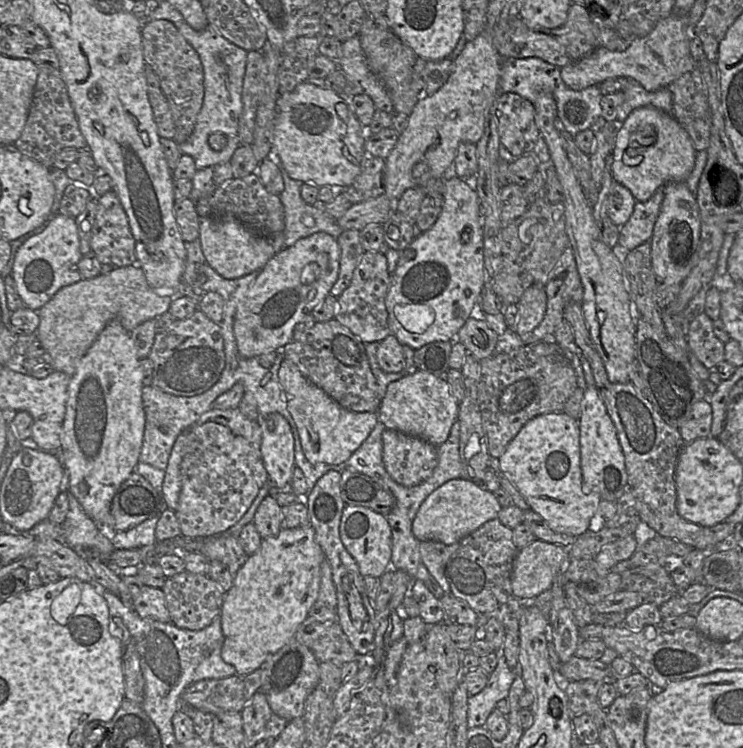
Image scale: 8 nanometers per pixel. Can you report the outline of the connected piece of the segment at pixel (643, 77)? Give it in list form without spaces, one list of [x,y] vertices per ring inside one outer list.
[[[671,14],[660,20],[646,36],[635,38],[623,51],[611,51],[599,47],[591,54],[561,68],[564,83],[572,90],[581,91],[599,85],[603,81],[625,77],[637,81],[645,90],[656,91],[668,87],[684,70],[690,54],[692,33],[687,24],[687,16]]]

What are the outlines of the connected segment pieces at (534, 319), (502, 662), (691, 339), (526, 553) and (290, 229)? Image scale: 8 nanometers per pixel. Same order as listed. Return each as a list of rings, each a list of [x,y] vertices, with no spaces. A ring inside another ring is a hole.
[[[544,285],[527,288],[517,303],[518,320],[512,328],[520,337],[529,335],[543,320],[547,308]]]
[[[498,652],[497,666],[489,675],[485,688],[474,696],[469,696],[467,726],[469,729],[484,727],[487,718],[496,709],[496,704],[507,699],[510,687],[517,676],[501,654]]]
[[[703,312],[699,314],[689,326],[687,334],[689,347],[697,359],[708,369],[725,361],[724,343],[713,332],[713,320]]]
[[[534,540],[518,551],[512,566],[512,596],[522,602],[530,602],[552,586],[559,571],[569,562],[568,548]]]
[[[274,157],[273,161],[279,167],[284,181],[284,189],[280,199],[284,207],[285,246],[292,246],[297,240],[310,236],[316,232],[325,232],[334,238],[342,233],[337,220],[330,217],[319,204],[306,203],[300,194],[301,184],[292,179],[284,169],[280,159]]]

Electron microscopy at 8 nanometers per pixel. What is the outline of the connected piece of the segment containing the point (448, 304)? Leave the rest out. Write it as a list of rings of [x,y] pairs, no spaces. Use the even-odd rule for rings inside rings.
[[[449,175],[443,182],[444,198],[442,211],[433,226],[414,238],[410,245],[400,252],[396,269],[390,276],[386,296],[388,325],[401,345],[413,350],[436,341],[454,341],[460,328],[472,316],[478,315],[478,302],[487,286],[484,267],[484,235],[481,220],[481,207],[478,194],[471,179],[461,179]],[[462,233],[469,235],[468,243],[461,241]],[[461,306],[463,315],[454,315],[454,309]]]

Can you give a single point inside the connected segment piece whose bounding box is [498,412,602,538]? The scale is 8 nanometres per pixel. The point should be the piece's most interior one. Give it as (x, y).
(542, 461)

